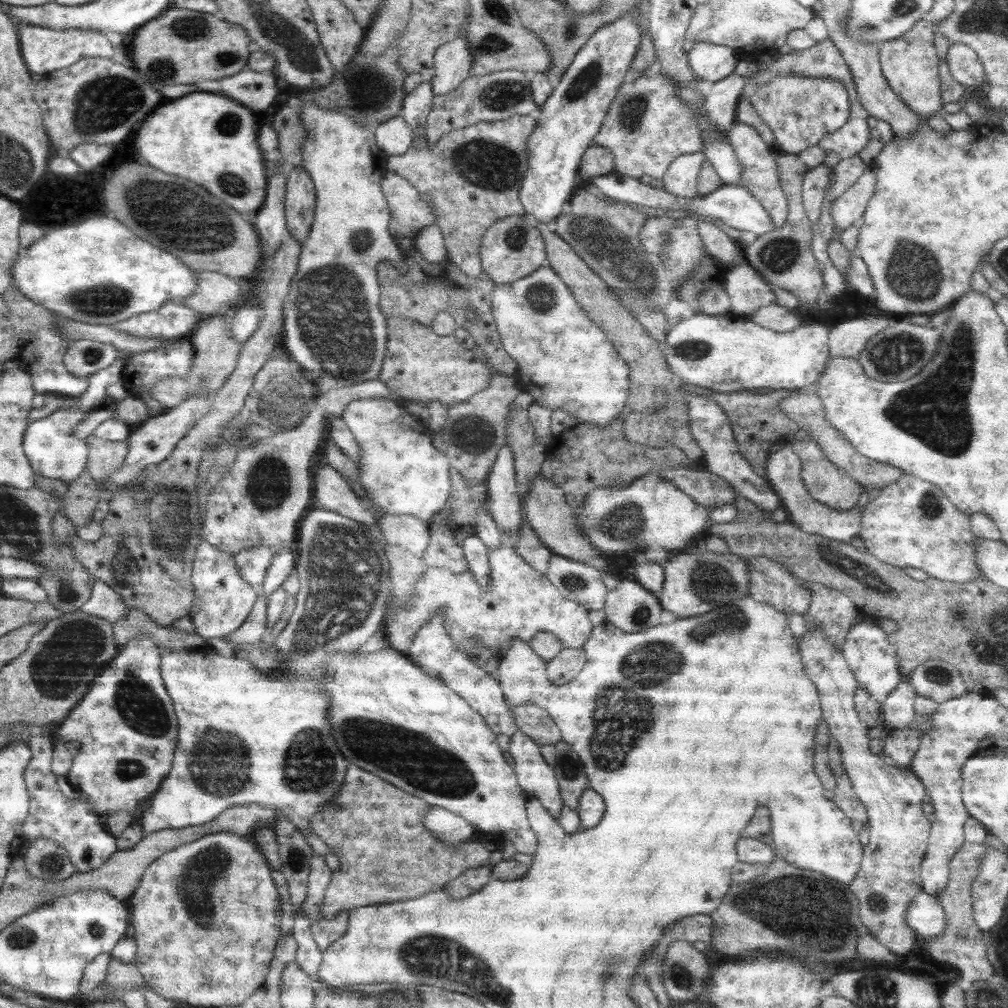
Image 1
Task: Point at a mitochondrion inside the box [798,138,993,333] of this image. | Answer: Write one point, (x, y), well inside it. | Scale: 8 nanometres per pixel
(912, 270)

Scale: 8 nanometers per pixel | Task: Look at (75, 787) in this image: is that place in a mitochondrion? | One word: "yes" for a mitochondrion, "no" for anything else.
no

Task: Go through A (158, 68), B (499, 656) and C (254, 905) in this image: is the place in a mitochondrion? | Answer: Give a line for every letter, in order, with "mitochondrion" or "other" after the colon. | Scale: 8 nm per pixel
A: mitochondrion
B: other
C: other

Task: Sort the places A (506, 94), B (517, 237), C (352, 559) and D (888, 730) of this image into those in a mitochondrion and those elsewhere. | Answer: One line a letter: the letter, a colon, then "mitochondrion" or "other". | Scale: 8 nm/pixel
A: mitochondrion
B: mitochondrion
C: mitochondrion
D: other

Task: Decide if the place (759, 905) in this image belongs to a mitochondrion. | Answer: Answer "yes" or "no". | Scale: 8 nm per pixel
yes

